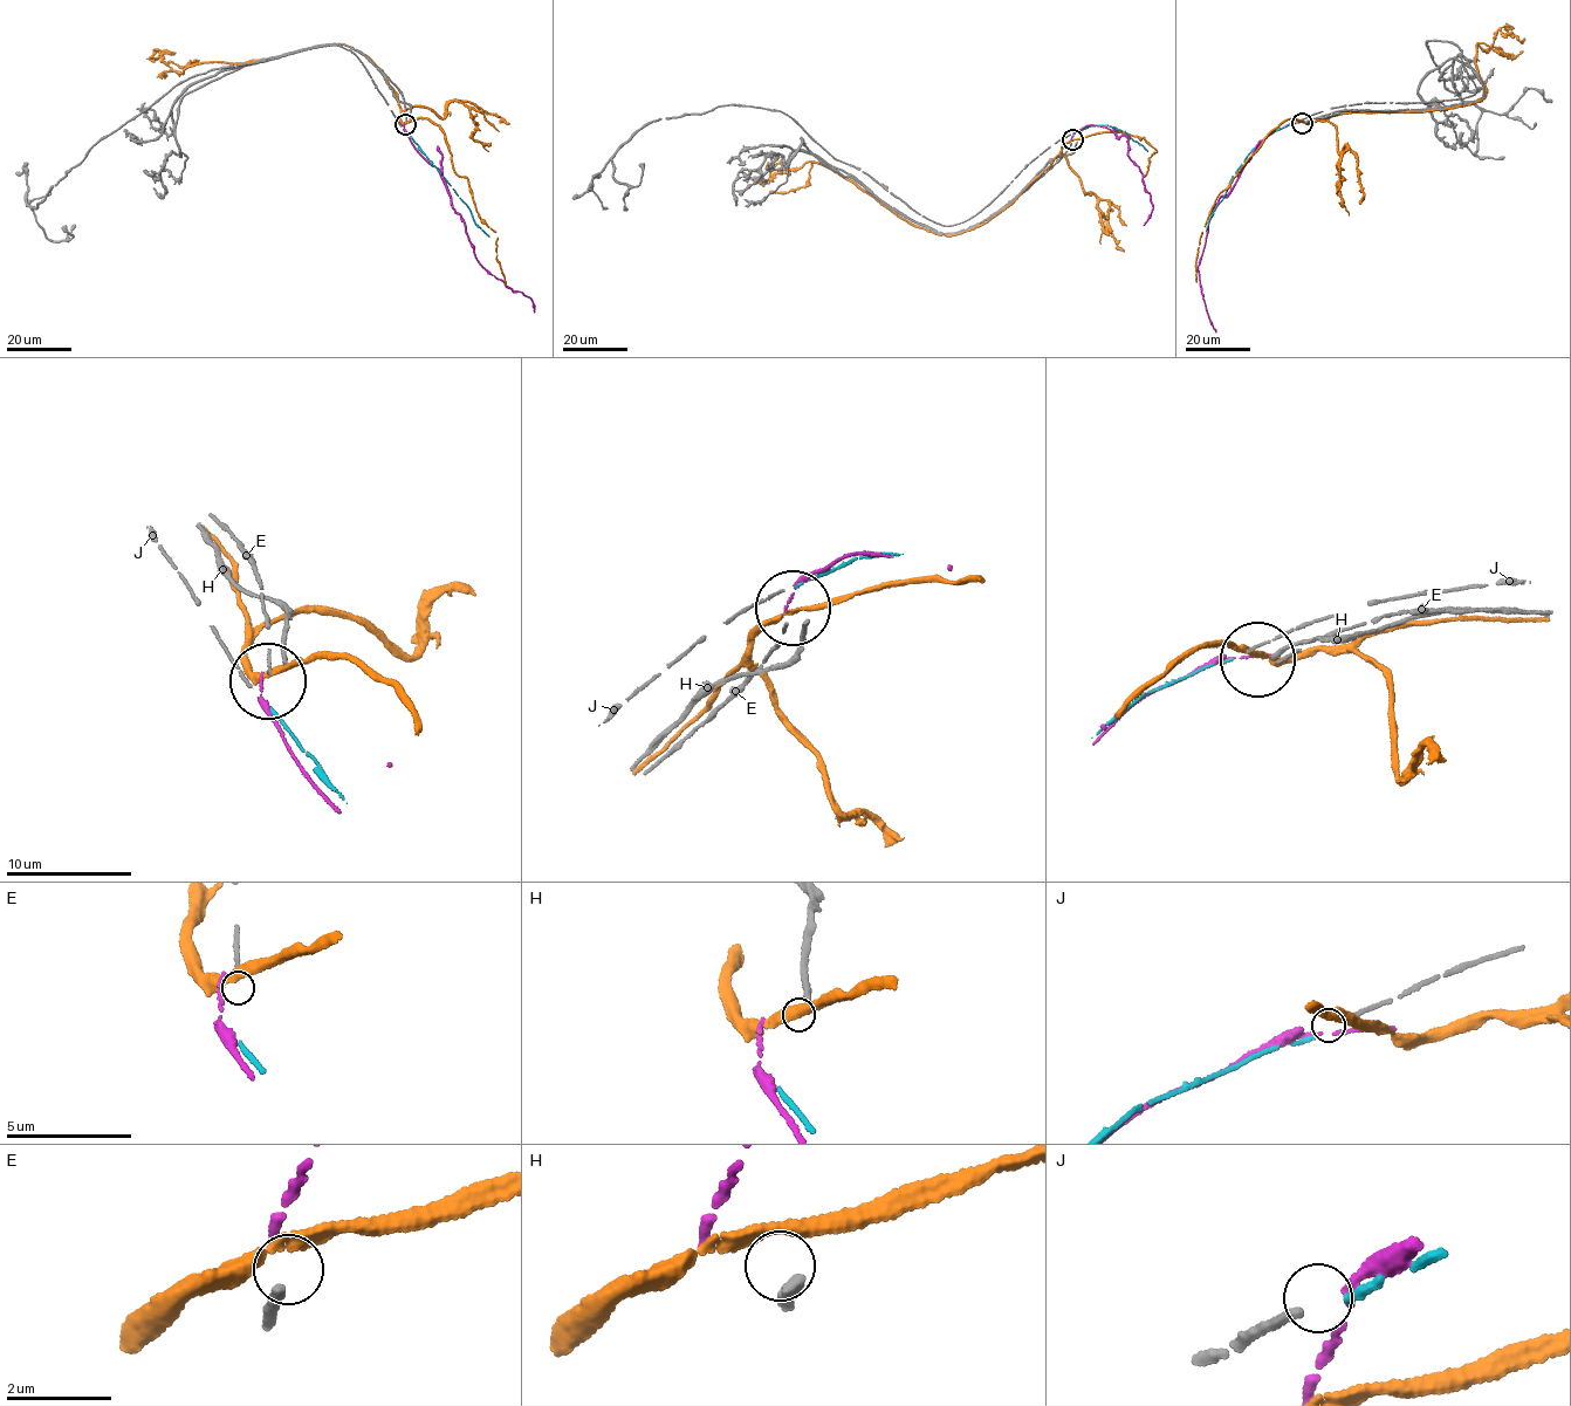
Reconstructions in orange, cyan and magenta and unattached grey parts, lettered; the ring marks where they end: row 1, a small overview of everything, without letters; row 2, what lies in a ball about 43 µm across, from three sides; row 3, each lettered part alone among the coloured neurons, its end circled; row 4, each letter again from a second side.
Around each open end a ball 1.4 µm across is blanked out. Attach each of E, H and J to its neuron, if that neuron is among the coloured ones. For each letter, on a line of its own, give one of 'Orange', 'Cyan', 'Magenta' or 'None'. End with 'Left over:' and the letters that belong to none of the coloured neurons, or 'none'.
E: None
H: None
J: Cyan
Left over: E, H

